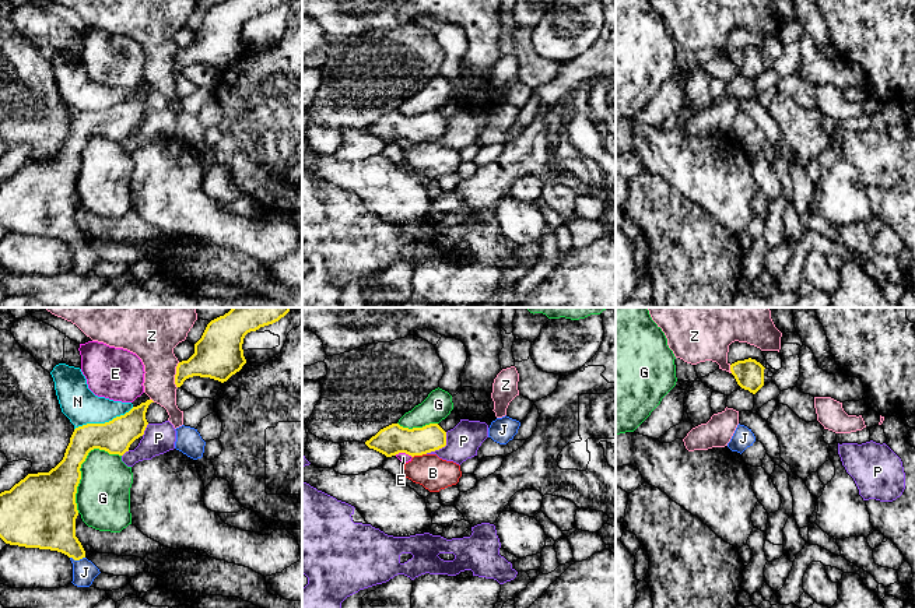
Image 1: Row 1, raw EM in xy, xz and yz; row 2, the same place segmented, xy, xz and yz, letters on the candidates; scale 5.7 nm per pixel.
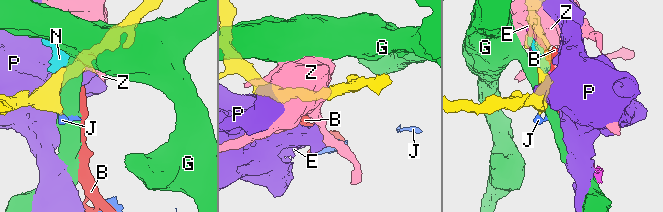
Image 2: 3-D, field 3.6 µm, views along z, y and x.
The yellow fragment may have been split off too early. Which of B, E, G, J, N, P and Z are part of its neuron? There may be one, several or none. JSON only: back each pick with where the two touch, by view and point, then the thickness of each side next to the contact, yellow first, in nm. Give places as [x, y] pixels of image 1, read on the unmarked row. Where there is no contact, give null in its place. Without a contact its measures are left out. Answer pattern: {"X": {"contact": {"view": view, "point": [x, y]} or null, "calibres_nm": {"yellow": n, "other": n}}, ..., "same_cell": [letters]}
{"J": {"contact": {"view": "xy", "point": [77, 246]}, "calibres_nm": {"yellow": 280, "other": 140}}, "same_cell": ["J"]}

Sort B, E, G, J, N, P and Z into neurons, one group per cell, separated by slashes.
B / E / G / J / N / P / Z

